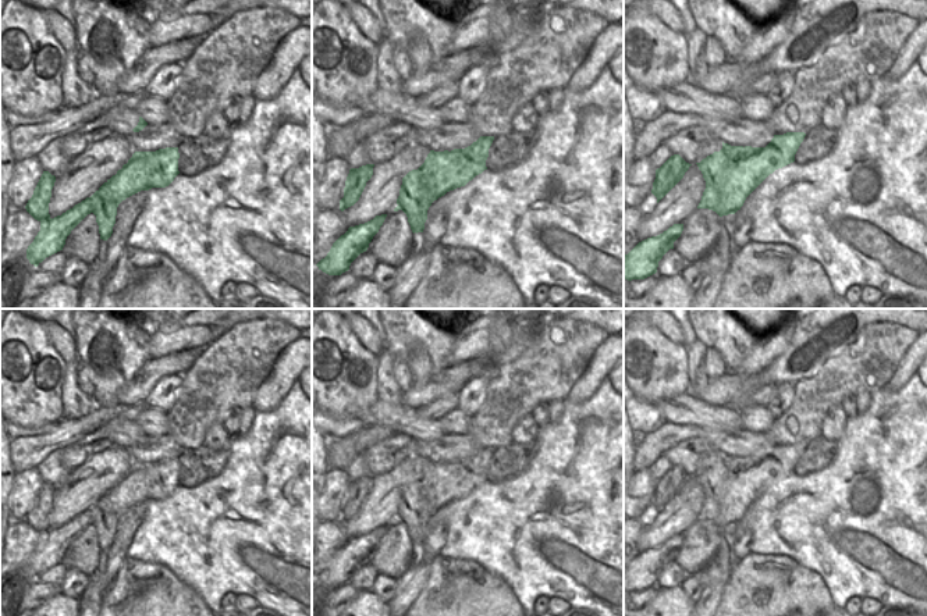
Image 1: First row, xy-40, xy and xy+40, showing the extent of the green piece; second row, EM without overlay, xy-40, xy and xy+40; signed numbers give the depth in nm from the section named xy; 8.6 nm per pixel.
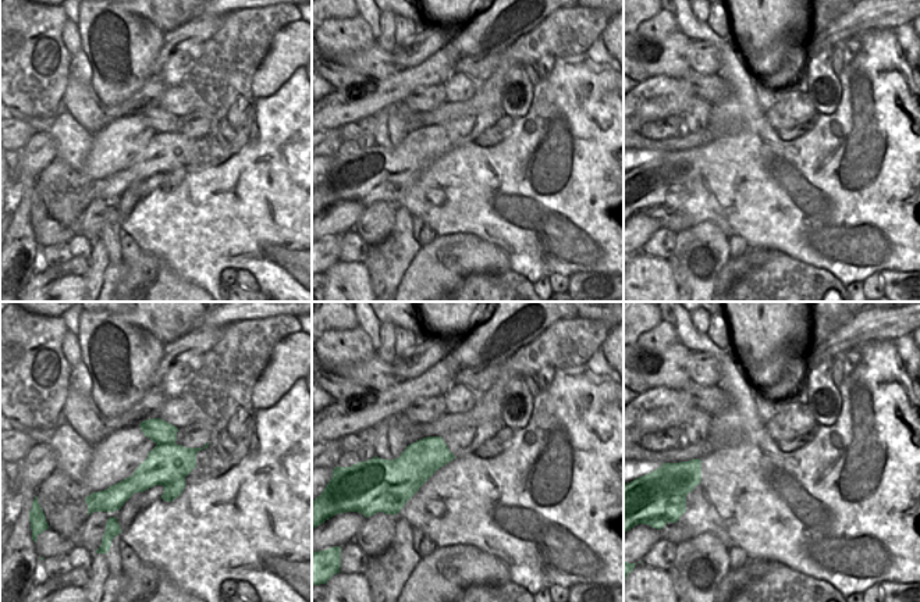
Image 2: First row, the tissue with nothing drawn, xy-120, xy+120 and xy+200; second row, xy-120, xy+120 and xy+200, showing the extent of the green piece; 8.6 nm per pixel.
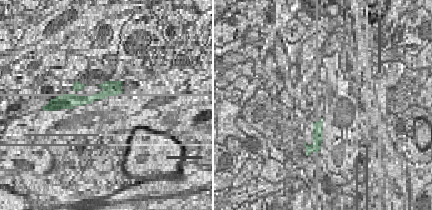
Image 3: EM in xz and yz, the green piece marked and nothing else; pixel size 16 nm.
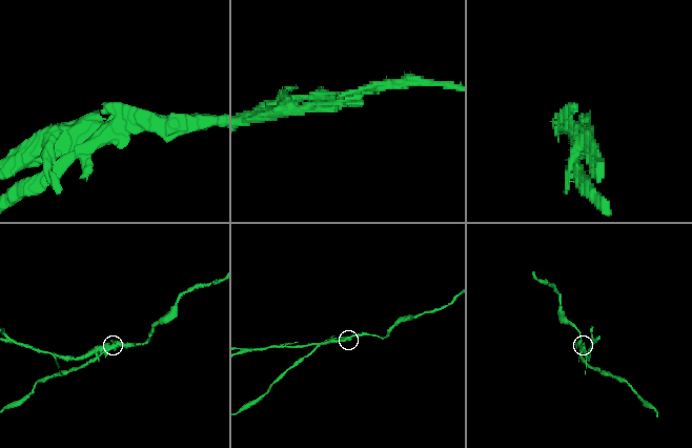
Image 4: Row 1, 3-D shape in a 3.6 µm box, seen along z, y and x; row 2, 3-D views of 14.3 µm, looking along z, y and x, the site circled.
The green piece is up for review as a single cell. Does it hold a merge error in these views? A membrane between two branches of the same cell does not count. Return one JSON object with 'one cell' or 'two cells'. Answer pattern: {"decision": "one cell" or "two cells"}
{"decision": "two cells"}

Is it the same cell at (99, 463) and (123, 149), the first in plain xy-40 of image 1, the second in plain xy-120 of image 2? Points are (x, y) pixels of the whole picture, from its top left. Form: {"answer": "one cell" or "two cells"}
{"answer": "one cell"}

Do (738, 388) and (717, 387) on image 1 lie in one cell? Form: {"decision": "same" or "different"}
{"decision": "same"}

